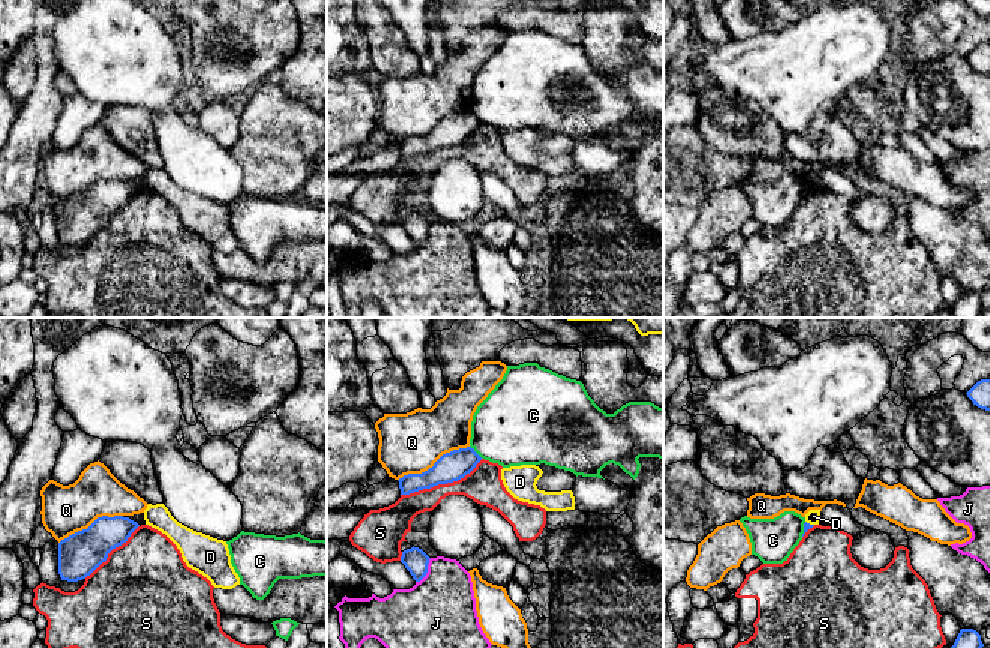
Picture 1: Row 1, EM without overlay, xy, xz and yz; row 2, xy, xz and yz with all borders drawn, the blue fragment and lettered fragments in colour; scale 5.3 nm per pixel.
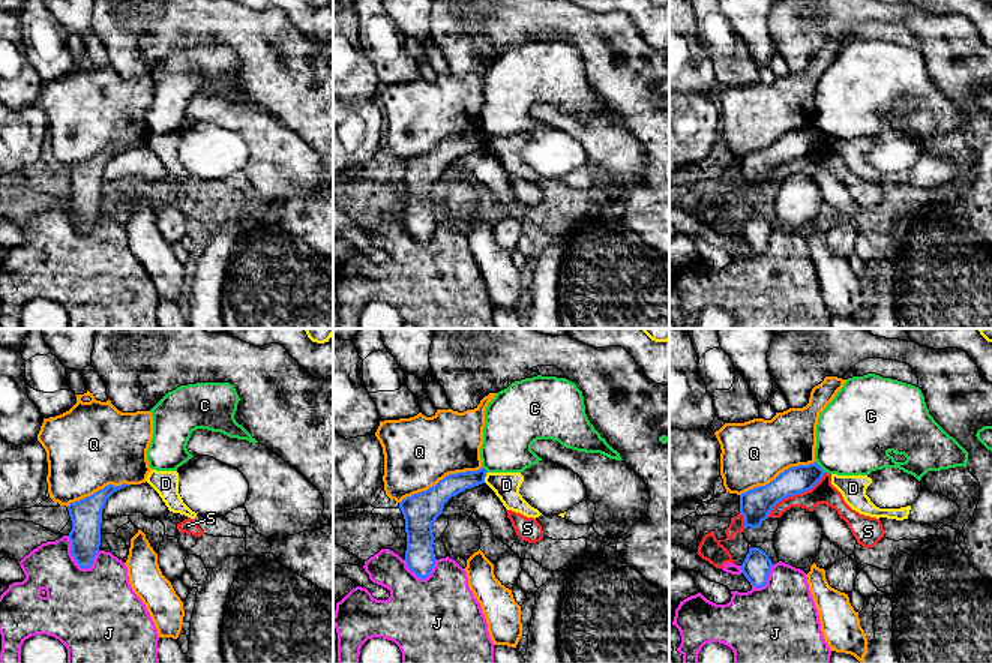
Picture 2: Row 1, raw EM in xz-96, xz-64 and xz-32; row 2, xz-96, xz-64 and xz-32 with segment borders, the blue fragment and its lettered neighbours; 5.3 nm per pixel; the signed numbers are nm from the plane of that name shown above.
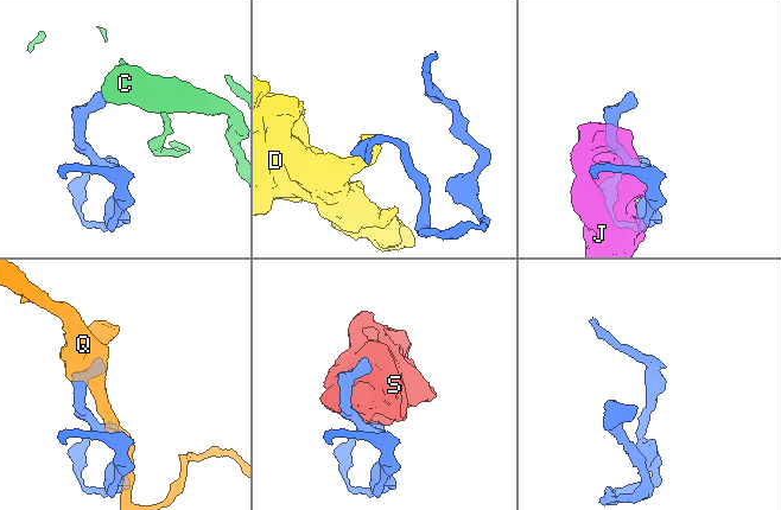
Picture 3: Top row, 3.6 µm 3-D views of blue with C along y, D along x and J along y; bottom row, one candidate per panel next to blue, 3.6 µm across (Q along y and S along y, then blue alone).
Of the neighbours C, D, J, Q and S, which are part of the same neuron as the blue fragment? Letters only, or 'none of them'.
none of them

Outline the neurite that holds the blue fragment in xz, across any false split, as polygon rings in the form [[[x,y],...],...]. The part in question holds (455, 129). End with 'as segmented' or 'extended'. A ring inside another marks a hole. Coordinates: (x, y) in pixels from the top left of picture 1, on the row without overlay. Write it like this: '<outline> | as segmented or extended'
[[[471,111],[446,117],[428,135],[399,142],[400,159],[458,146],[470,138],[480,124],[482,122]]] | as segmented

